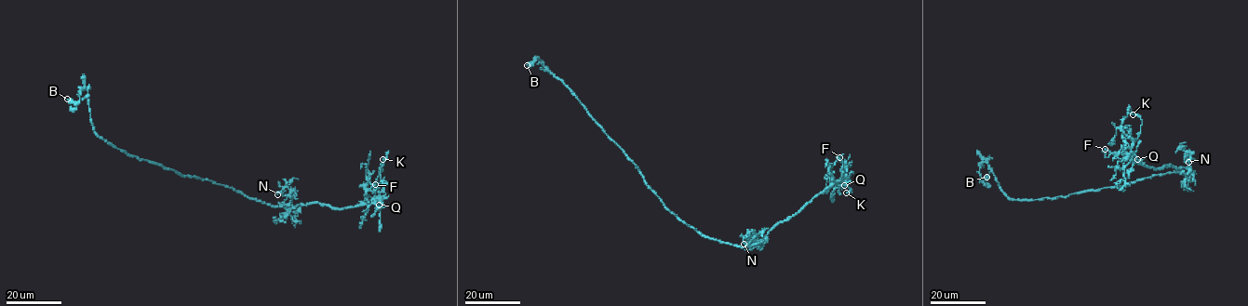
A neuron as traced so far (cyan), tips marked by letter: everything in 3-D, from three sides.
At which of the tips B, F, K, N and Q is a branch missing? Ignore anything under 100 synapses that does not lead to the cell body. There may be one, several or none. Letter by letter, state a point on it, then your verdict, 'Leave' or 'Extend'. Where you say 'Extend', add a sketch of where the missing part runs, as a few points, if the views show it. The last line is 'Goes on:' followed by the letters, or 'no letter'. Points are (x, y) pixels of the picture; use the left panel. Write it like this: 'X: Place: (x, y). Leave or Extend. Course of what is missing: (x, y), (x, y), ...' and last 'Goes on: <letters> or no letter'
B: Place: (67, 99). Leave
F: Place: (375, 184). Leave
K: Place: (382, 159). Leave
N: Place: (277, 194). Leave
Q: Place: (379, 205). Extend. Course of what is missing: (379, 205), (373, 211), (368, 214), (364, 211)
Goes on: Q

